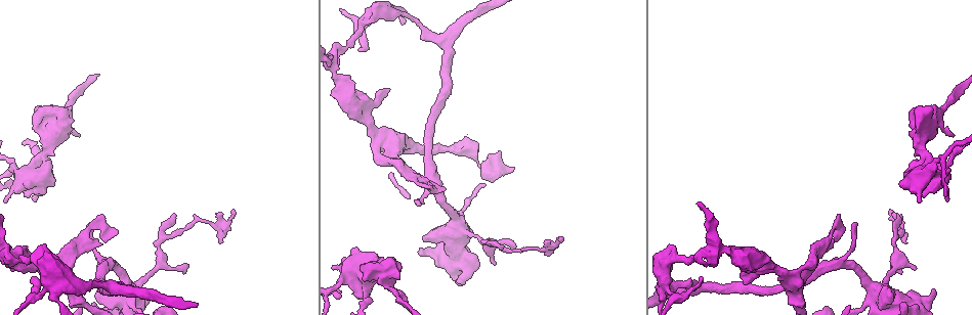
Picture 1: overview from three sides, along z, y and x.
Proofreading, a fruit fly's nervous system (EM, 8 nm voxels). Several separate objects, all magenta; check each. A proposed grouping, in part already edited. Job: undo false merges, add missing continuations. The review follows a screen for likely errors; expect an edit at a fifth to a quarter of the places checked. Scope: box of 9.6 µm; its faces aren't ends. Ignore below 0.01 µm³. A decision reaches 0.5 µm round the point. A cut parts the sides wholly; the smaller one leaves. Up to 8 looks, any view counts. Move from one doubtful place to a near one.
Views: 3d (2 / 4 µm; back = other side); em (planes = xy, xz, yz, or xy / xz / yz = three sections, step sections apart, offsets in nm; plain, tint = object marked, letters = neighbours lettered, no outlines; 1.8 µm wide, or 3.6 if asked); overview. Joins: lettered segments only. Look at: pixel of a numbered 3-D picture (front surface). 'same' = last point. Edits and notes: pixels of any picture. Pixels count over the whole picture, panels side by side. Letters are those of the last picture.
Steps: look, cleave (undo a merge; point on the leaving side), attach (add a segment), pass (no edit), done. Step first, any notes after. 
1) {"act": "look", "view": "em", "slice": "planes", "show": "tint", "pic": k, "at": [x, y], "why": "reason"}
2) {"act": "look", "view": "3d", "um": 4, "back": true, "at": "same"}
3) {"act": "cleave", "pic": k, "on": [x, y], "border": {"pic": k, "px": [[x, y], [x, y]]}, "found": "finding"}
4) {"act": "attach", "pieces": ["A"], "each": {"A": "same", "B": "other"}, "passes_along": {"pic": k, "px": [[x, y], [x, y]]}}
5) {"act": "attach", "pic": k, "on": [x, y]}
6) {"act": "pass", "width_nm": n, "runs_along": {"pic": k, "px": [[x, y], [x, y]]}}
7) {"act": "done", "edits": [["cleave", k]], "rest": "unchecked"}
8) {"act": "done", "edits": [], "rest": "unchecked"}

{"act": "look", "view": "3d", "um": 4, "pic": 1, "at": [550, 245], "why": "sharp bend"}

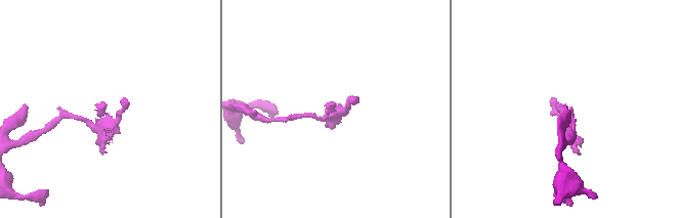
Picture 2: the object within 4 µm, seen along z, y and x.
{"act": "look", "view": "em", "um": 3.6, "slice": "planes", "show": "letters", "pic": 2, "at": [337, 113]}

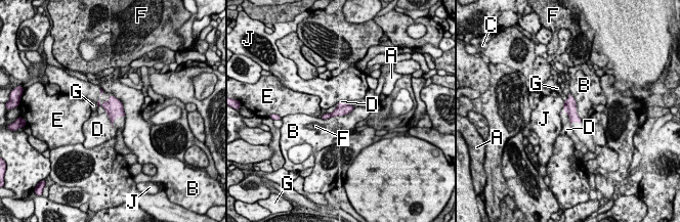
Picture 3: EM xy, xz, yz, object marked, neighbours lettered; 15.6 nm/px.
{"act": "pass", "each": {"A": "other", "B": "other", "C": "other", "D": "other", "E": "other", "F": "other", "G": "other", "J": "other"}, "border": {"pic": 3, "px": [[104, 112], [113, 128]]}, "found": "one neuron here"}

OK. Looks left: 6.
{"act": "look", "view": "3d", "um": 4, "pic": 1, "at": [85, 289], "why": "thin neck"}

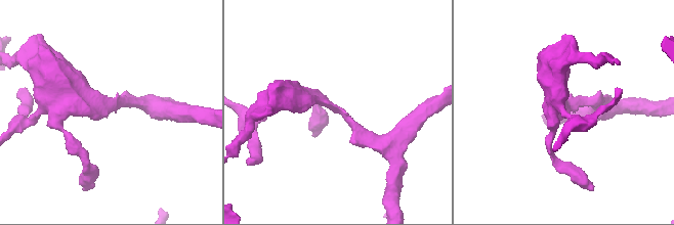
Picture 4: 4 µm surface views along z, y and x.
{"act": "look", "view": "em", "slice": "xz", "step": 16, "show": "tint", "pic": 4, "at": [343, 114]}

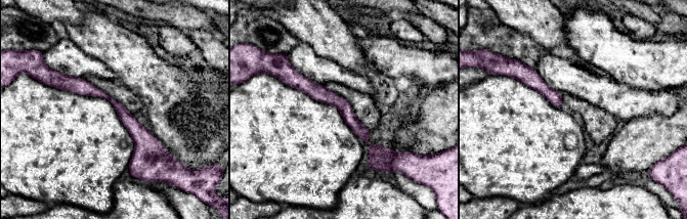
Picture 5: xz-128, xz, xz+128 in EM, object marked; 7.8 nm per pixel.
{"act": "look", "view": "em", "slice": "xz", "step": 16, "show": "letters", "at": "same", "why": "see the neighbours"}

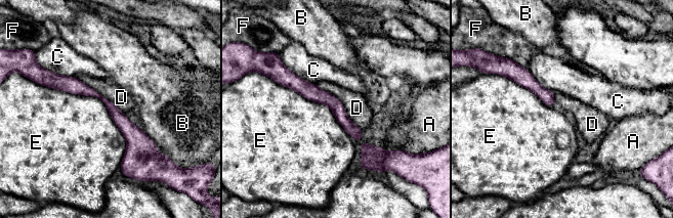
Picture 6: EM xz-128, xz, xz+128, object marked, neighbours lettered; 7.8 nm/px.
{"act": "pass", "width_nm": 90, "each": {"A": "other", "B": "other", "C": "other", "D": "other", "E": "other", "F": "other"}, "runs_along": {"pic": 6, "px": [[56, 77], [100, 96], [132, 133], [125, 164]]}, "found": "all the same neuron"}

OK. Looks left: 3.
{"act": "look", "view": "em", "um": 3.6, "slice": "xy", "step": 16, "show": "tint", "pic": 1, "at": [802, 274], "why": "abrupt turn"}

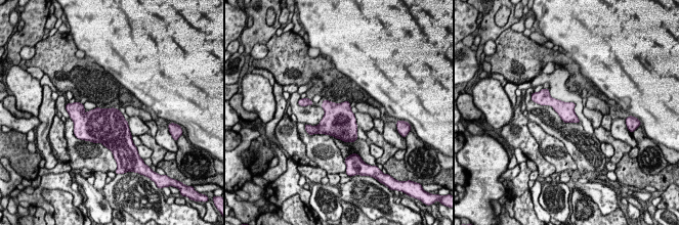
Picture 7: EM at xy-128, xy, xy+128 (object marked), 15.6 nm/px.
{"act": "look", "view": "em", "um": 3.6, "slice": "planes", "show": "letters", "at": "same"}

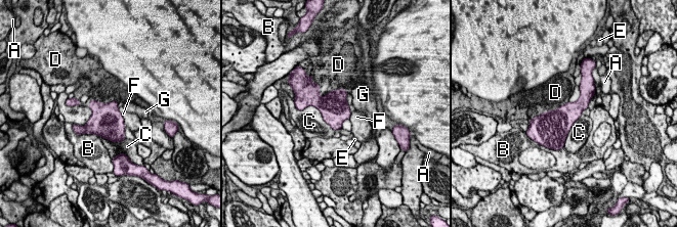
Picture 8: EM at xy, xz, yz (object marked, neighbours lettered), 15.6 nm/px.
{"act": "pass", "each": {"A": "other", "B": "other", "C": "other", "D": "other", "E": "other", "F": "other", "G": "other"}, "border": {"pic": 8, "px": [[568, 100], [531, 120]]}, "found": "all the same neuron"}

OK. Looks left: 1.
{"act": "done", "edits": [], "rest": "unchecked"}

